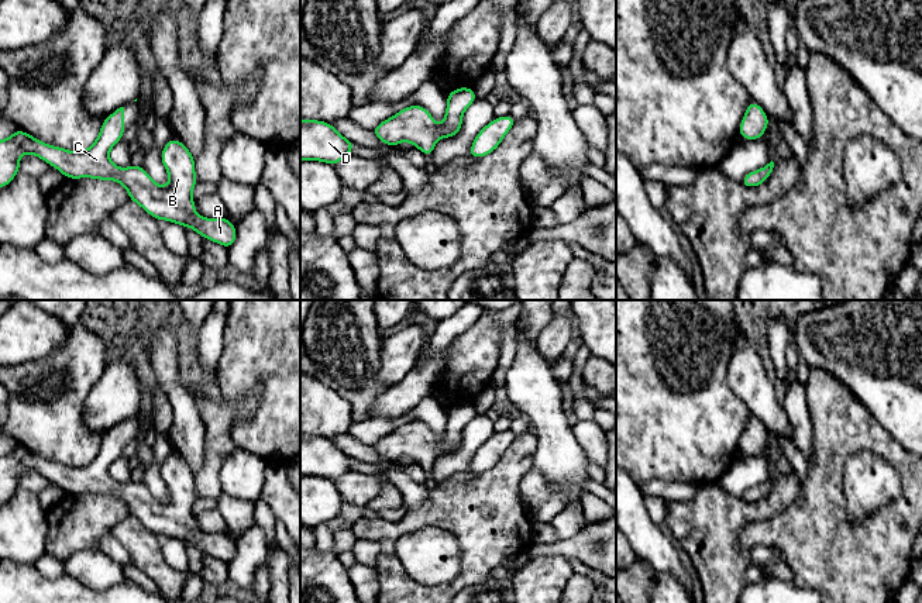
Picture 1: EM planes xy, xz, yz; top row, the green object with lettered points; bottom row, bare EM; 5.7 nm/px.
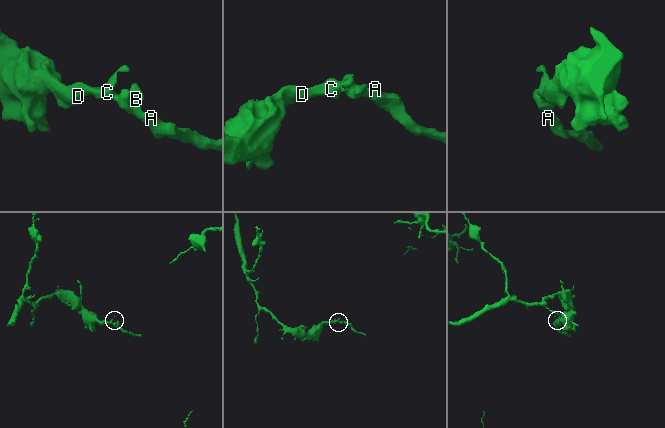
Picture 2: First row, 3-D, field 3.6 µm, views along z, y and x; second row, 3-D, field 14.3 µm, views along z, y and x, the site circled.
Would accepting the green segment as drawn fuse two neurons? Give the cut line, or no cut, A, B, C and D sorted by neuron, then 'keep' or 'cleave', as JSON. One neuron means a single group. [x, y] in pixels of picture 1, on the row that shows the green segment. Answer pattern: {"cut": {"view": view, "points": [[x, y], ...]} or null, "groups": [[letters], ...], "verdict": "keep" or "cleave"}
{"cut": null, "groups": [["A", "B", "C", "D"]], "verdict": "keep"}

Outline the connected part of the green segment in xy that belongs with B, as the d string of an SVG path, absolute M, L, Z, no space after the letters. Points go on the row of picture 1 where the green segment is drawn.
M124 107L103 120L93 145L75 152L38 141L17 130L0 141L0 189L8 186L20 172L20 155L31 154L56 168L69 179L100 179L120 182L135 201L155 220L166 220L180 227L190 227L203 238L227 249L237 238L235 225L227 217L204 218L195 211L192 190L197 183L195 158L182 141L169 138L161 151L161 161L169 183L164 187L152 180L142 166L118 168L109 158L110 149L123 139Z

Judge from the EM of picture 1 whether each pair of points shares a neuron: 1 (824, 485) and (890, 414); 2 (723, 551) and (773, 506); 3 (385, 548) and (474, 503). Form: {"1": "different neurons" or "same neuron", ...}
{"1": "different neurons", "2": "same neuron", "3": "same neuron"}

